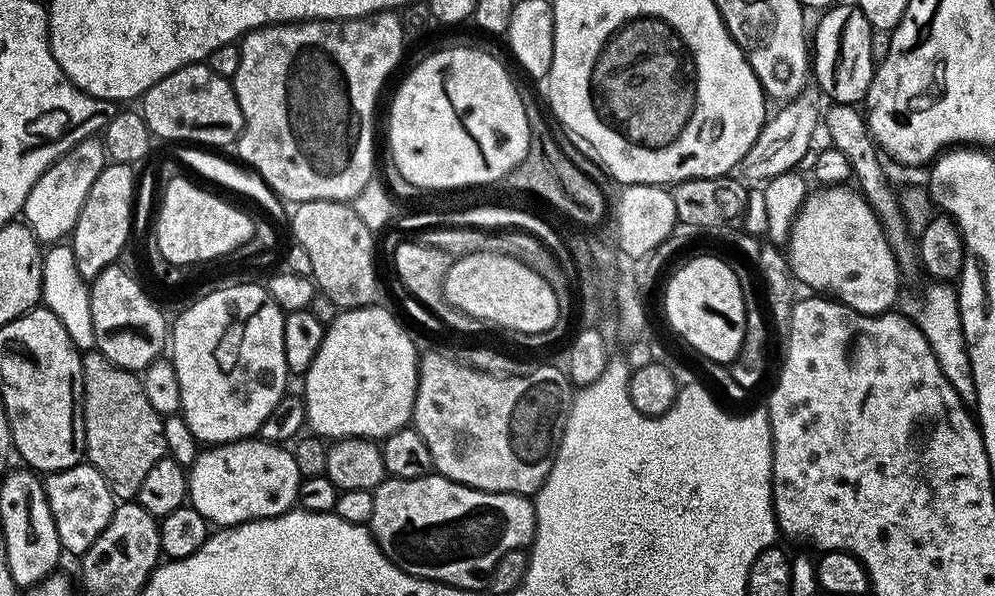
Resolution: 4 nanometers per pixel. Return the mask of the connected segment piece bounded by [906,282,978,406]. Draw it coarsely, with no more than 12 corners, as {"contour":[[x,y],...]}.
{"contour":[[932,282],[907,315],[946,382],[975,406],[957,289]]}

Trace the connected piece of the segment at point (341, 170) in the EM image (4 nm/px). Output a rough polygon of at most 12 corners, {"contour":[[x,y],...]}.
{"contour":[[401,17],[244,33],[234,151],[285,201],[352,202]]}

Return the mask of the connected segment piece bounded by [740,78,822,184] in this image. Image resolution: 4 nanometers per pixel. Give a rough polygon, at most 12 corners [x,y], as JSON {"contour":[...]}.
{"contour":[[810,78],[765,121],[740,163],[762,184],[805,158],[820,124]]}

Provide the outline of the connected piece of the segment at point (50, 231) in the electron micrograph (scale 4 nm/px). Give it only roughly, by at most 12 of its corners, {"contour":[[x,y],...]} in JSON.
{"contour":[[88,136],[34,182],[22,220],[41,245],[71,237],[109,163]]}

